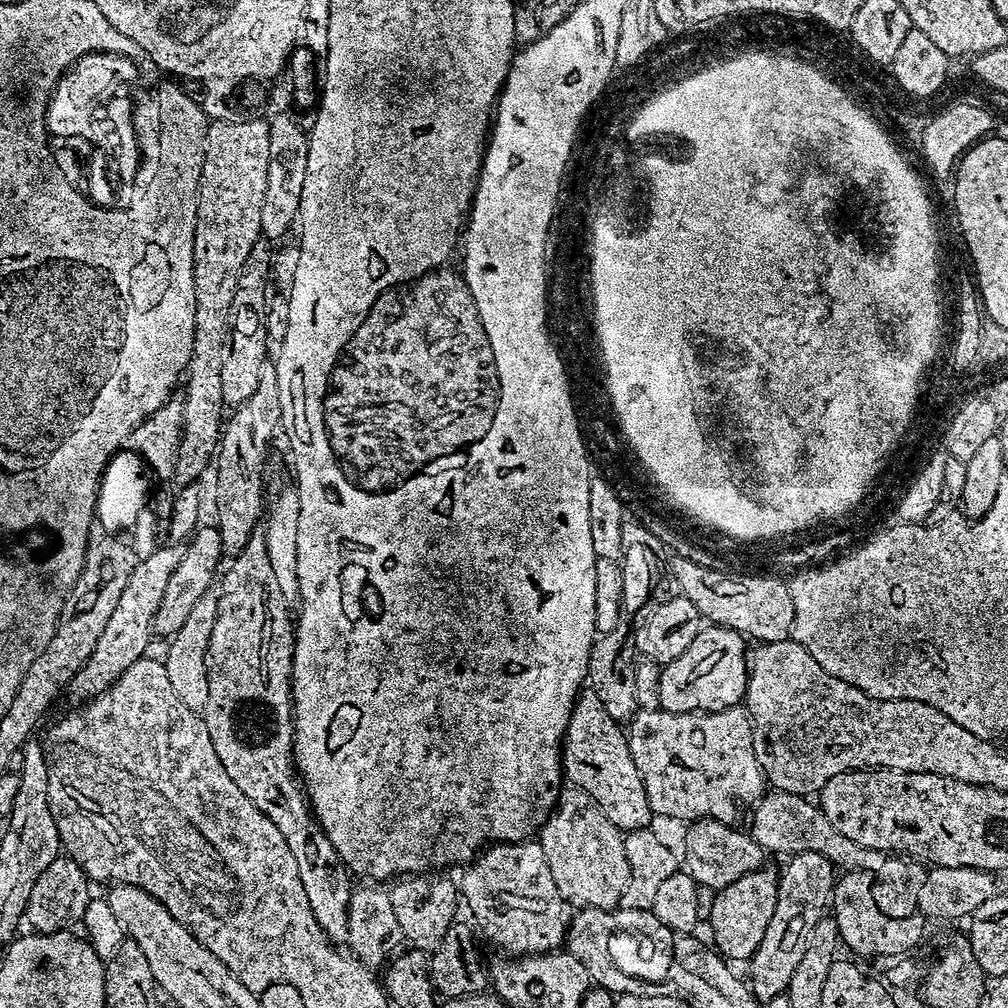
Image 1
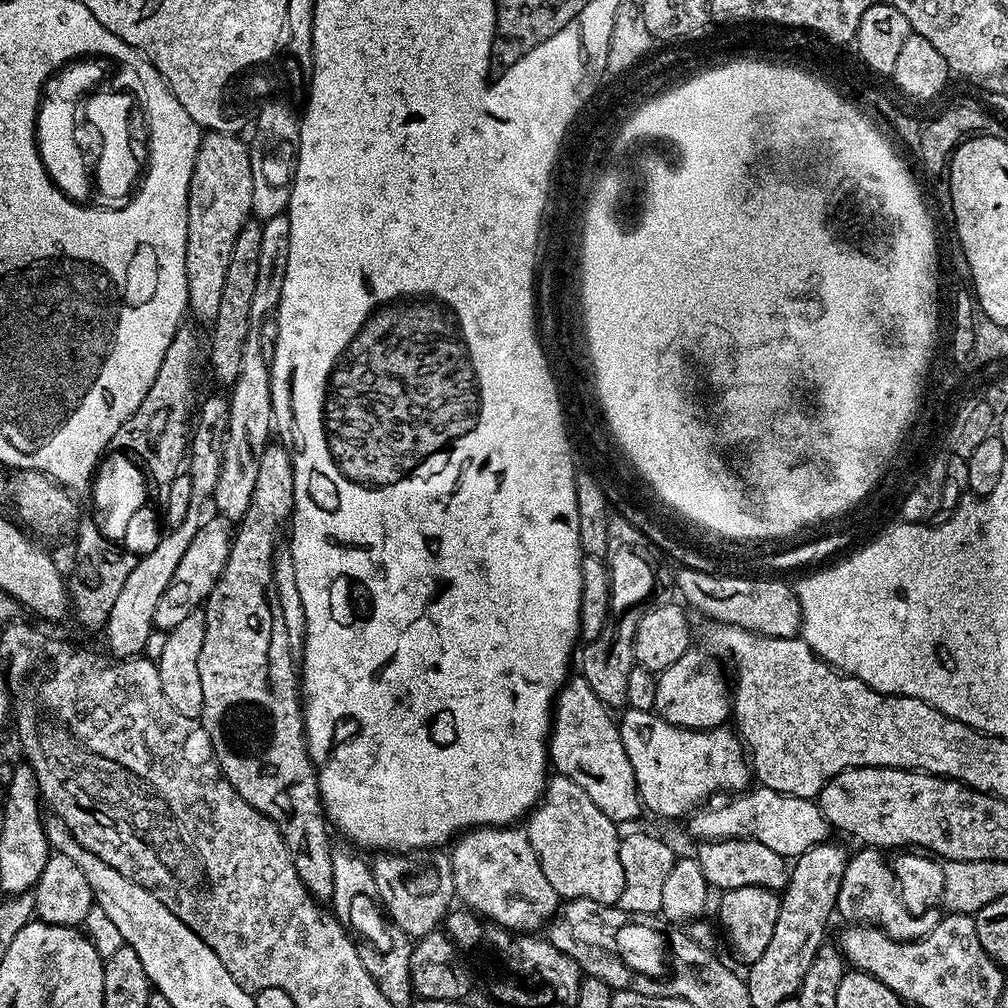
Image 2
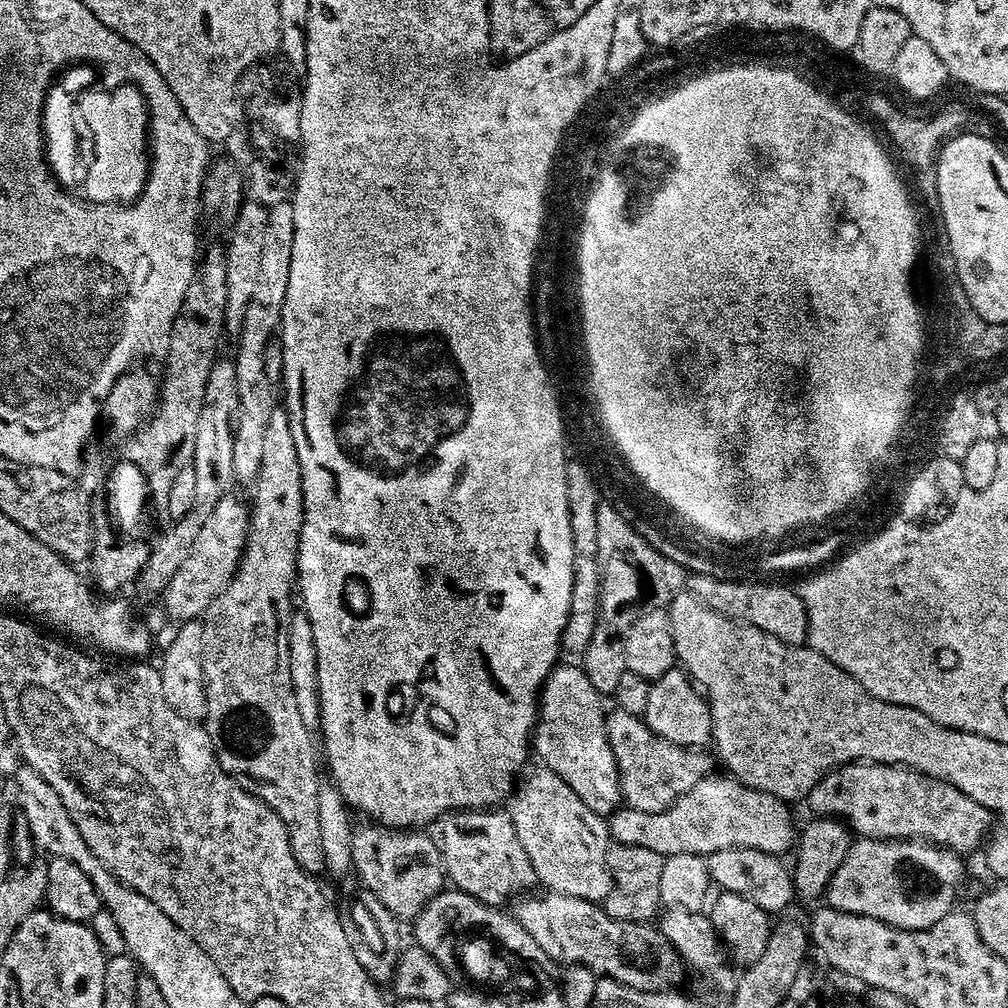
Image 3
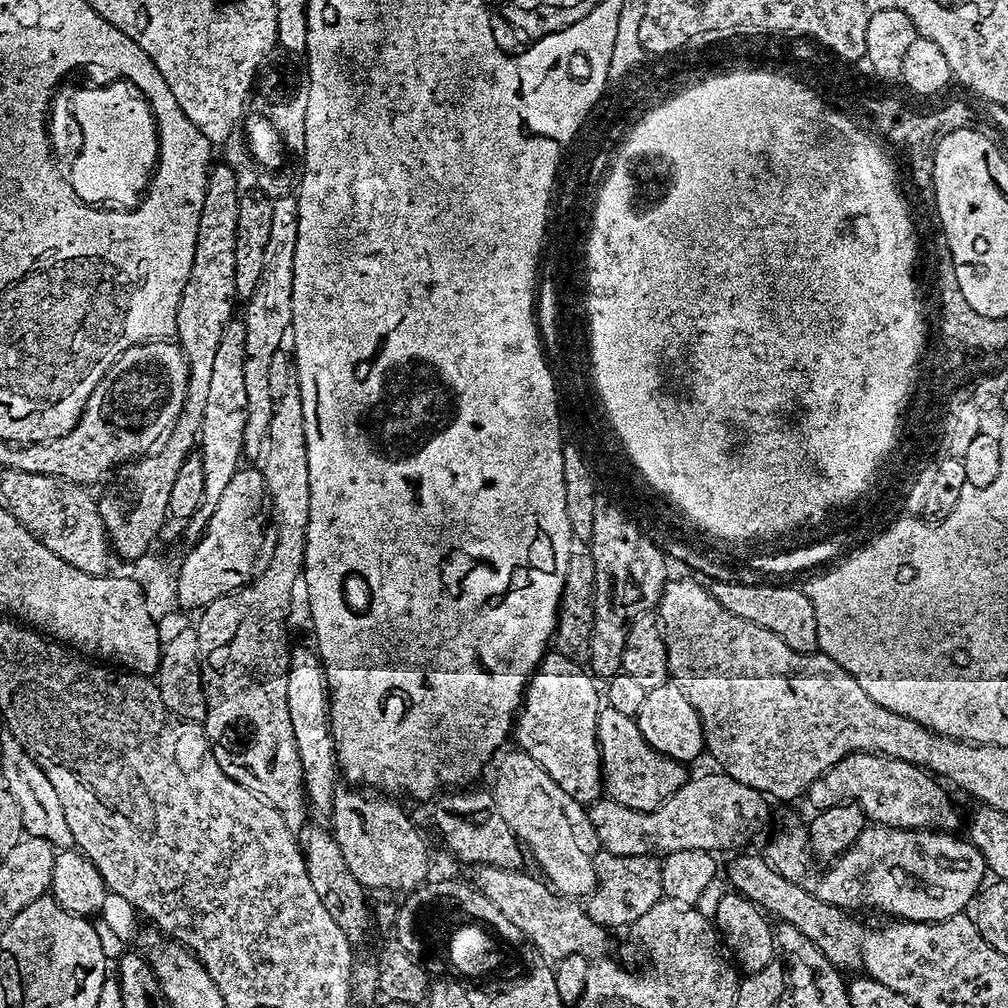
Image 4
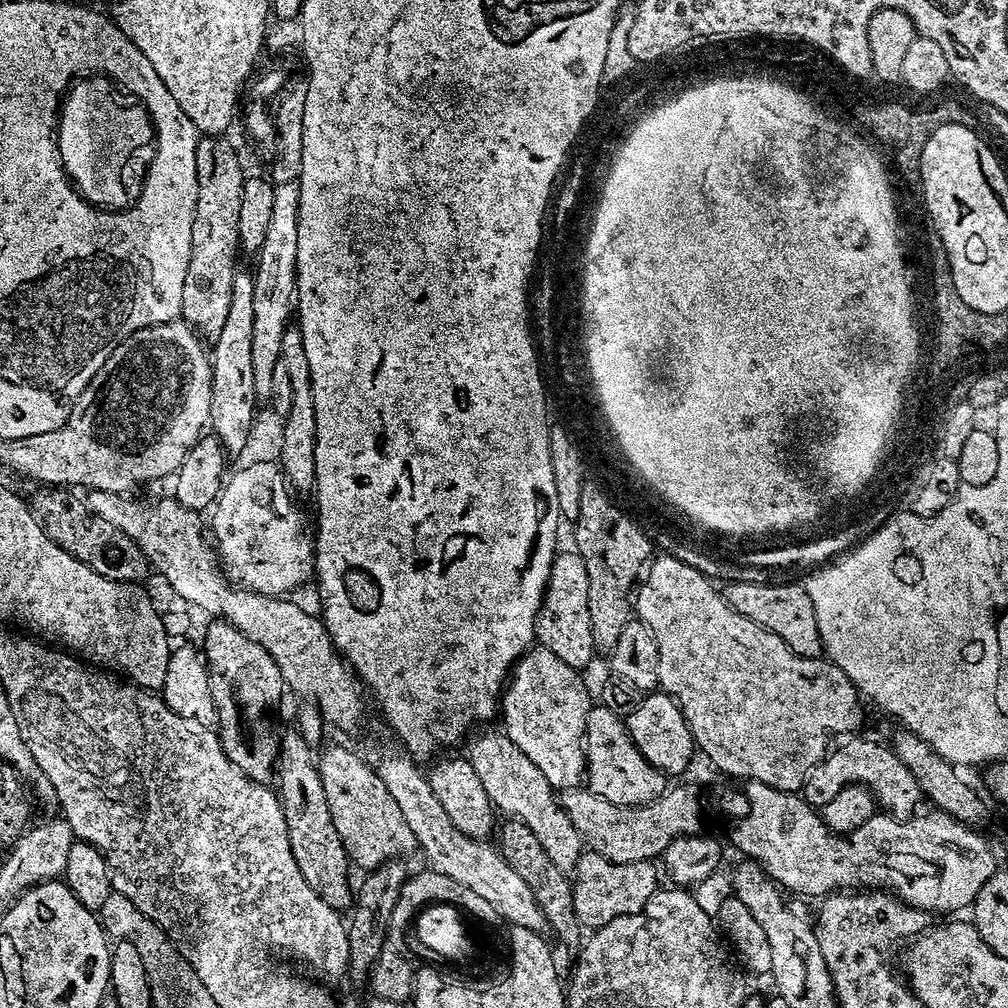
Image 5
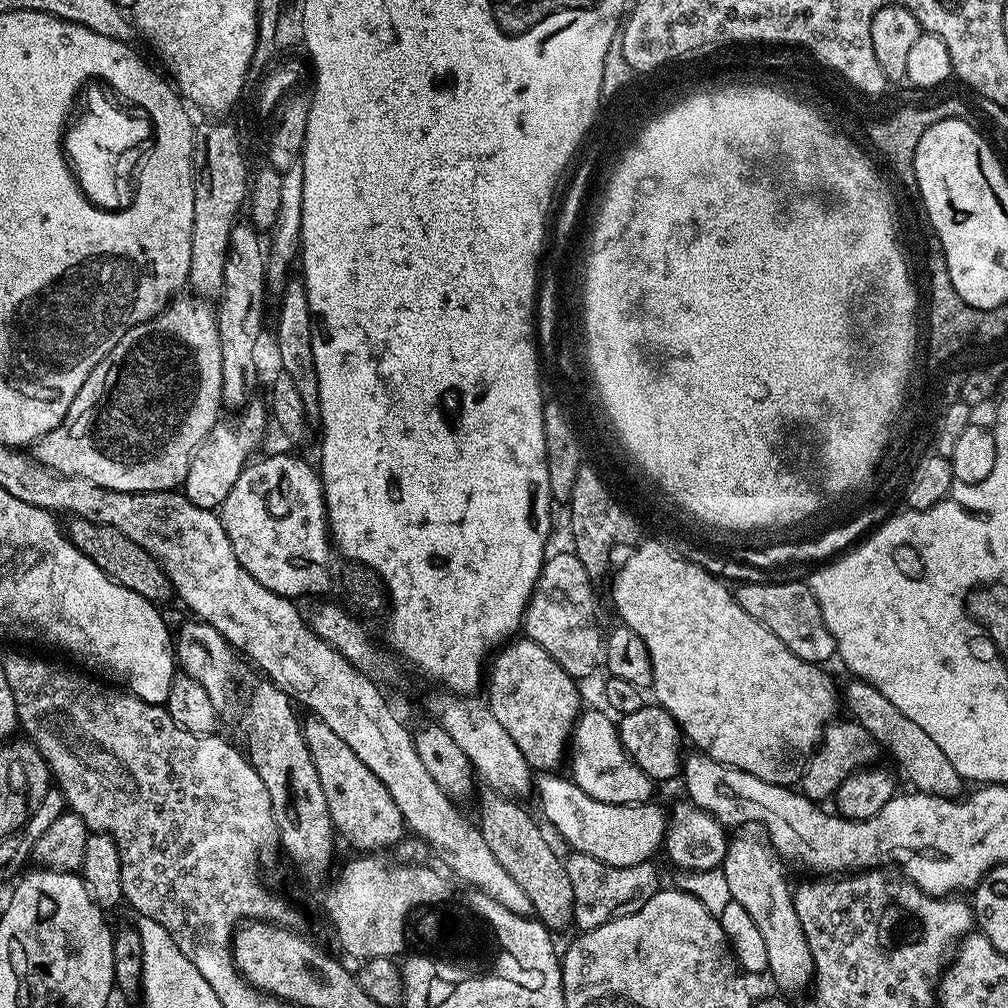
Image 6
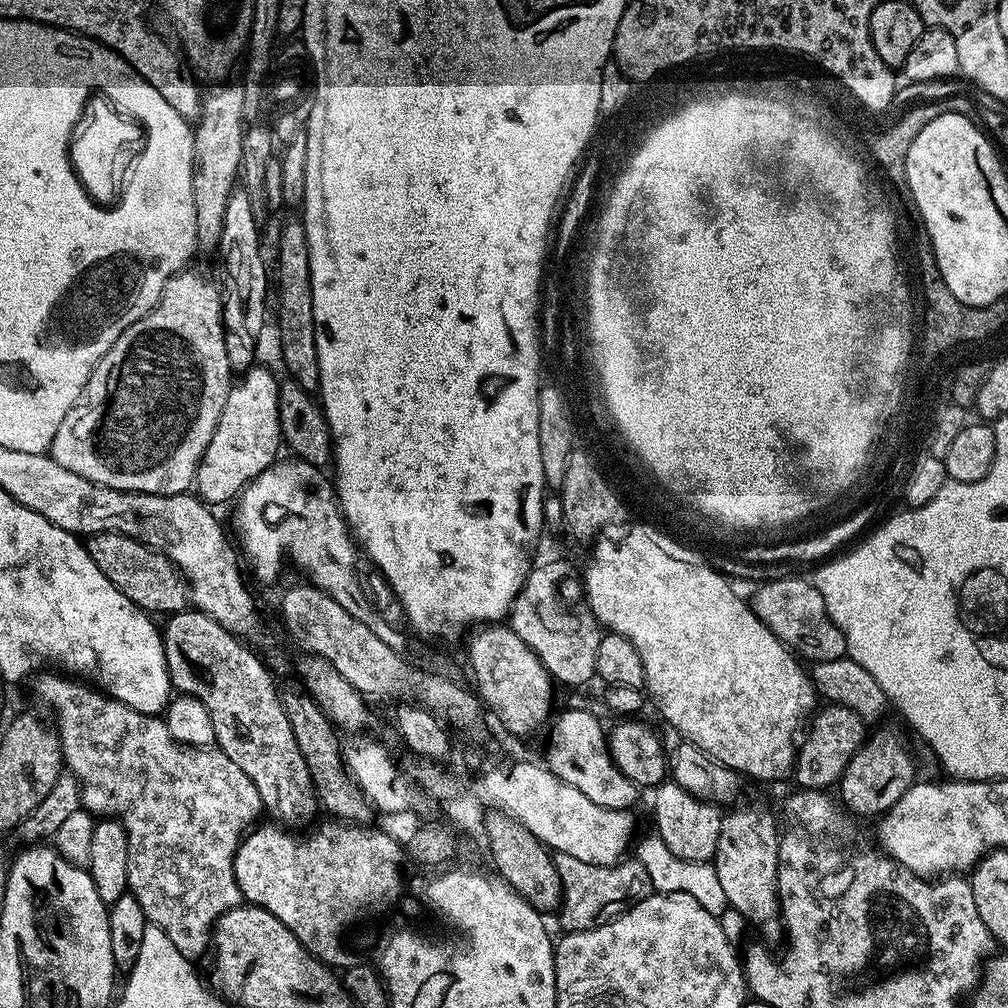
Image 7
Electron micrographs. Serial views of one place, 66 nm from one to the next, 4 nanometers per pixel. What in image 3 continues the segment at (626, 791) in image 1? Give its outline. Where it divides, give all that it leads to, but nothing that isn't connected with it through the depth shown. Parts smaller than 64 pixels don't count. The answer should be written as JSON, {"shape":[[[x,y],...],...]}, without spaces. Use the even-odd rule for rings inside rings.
{"shape":[[[561,663],[553,668],[552,673],[544,681],[543,689],[538,697],[538,715],[534,725],[534,752],[540,755],[539,763],[549,768],[590,810],[608,818],[617,808],[621,807],[620,775],[614,758],[614,750],[608,741],[608,725],[606,723],[606,707],[601,693],[590,686],[590,678],[586,678],[583,667]]]}

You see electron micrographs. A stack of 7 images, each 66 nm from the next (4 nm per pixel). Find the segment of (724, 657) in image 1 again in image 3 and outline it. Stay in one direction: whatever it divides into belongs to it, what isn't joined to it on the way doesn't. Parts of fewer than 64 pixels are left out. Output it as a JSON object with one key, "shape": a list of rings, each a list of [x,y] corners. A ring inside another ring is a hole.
{"shape":[[[683,670],[667,672],[662,678],[651,681],[642,719],[655,736],[671,744],[700,750],[713,743],[712,710],[701,689]]]}

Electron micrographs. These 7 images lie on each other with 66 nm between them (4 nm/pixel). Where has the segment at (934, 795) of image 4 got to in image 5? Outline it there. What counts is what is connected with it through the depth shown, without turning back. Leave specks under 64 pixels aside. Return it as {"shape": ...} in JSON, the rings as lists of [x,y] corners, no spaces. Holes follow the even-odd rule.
{"shape":[[[852,734],[843,741],[844,744],[833,747],[825,756],[823,762],[809,774],[808,781],[804,784],[802,795],[813,808],[820,810],[826,802],[830,802],[843,788],[851,784],[860,784],[872,792],[877,805],[885,813],[908,818],[917,811],[916,808],[922,801],[922,789],[920,783],[914,778],[914,774],[898,758],[887,743],[879,744],[871,740],[865,734]]]}

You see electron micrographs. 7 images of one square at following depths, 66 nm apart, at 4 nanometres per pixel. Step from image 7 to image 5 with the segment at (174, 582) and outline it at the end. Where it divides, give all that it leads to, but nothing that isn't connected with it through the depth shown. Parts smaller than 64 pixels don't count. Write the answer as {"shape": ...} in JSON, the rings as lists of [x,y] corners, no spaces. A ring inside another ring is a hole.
{"shape":[[[44,486],[30,496],[30,507],[33,514],[38,518],[38,522],[78,562],[90,566],[102,578],[111,580],[123,580],[125,582],[144,582],[149,579],[150,565],[148,559],[142,554],[142,550],[118,526],[106,522],[106,518],[98,518],[88,509],[87,503],[76,496],[71,496],[71,491],[60,486]]]}

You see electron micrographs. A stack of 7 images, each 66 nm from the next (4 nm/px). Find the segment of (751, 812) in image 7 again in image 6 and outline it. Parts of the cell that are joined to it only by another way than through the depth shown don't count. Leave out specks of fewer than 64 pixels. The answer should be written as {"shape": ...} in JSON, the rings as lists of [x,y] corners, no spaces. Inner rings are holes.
{"shape":[[[744,832],[741,836],[733,835],[728,841],[728,849],[722,865],[726,876],[727,885],[730,886],[730,894],[738,906],[746,906],[746,914],[754,918],[754,926],[762,930],[765,939],[766,954],[769,956],[767,971],[776,979],[776,984],[781,993],[800,992],[804,987],[811,985],[814,980],[816,964],[812,961],[812,951],[808,945],[806,934],[802,930],[802,922],[798,922],[798,910],[794,906],[792,897],[793,889],[788,888],[788,880],[784,877],[785,861],[772,848],[771,842],[763,835],[755,836],[752,832]]]}

